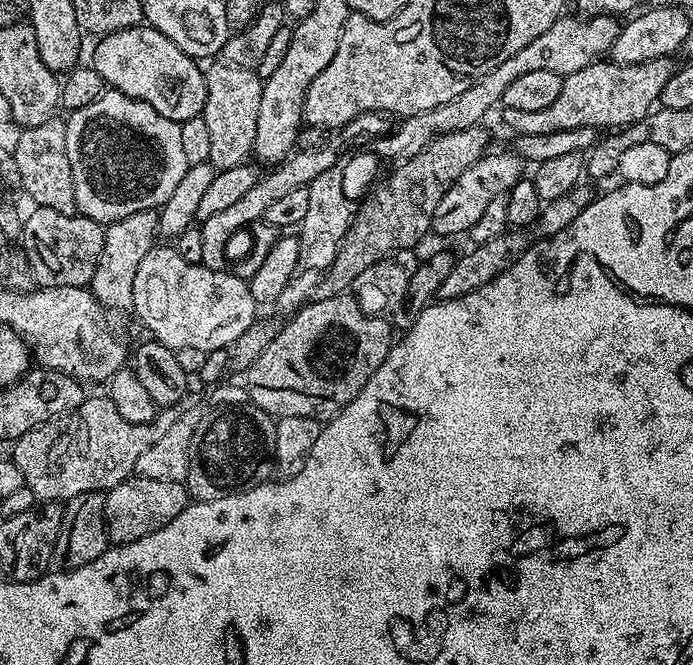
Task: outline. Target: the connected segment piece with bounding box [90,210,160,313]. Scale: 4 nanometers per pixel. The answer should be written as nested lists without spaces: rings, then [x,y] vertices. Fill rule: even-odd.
[[[138,210],[138,214],[130,214],[130,218],[122,218],[105,227],[102,258],[98,258],[98,266],[90,285],[92,293],[103,308],[113,313],[120,312],[123,308],[131,309],[134,277],[138,275],[142,258],[146,258],[146,254],[150,254],[150,250],[157,243],[159,216],[160,213],[156,210]]]

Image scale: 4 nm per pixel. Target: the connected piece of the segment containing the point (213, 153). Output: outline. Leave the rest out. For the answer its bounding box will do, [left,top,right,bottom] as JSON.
[202,62,264,170]

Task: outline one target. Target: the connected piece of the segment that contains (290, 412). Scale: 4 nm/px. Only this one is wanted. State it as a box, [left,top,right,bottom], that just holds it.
[246,294,394,422]

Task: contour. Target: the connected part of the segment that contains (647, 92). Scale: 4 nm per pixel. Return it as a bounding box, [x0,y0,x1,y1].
[504,56,677,136]

